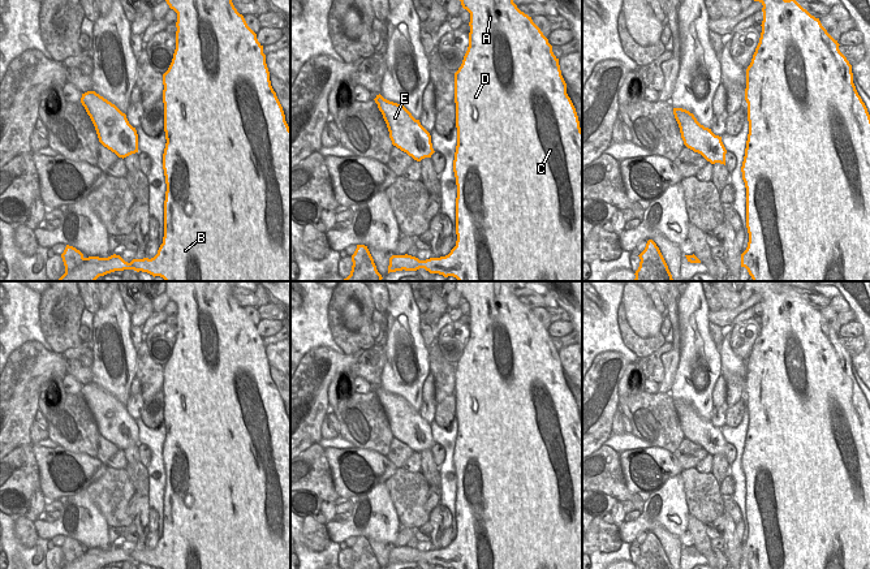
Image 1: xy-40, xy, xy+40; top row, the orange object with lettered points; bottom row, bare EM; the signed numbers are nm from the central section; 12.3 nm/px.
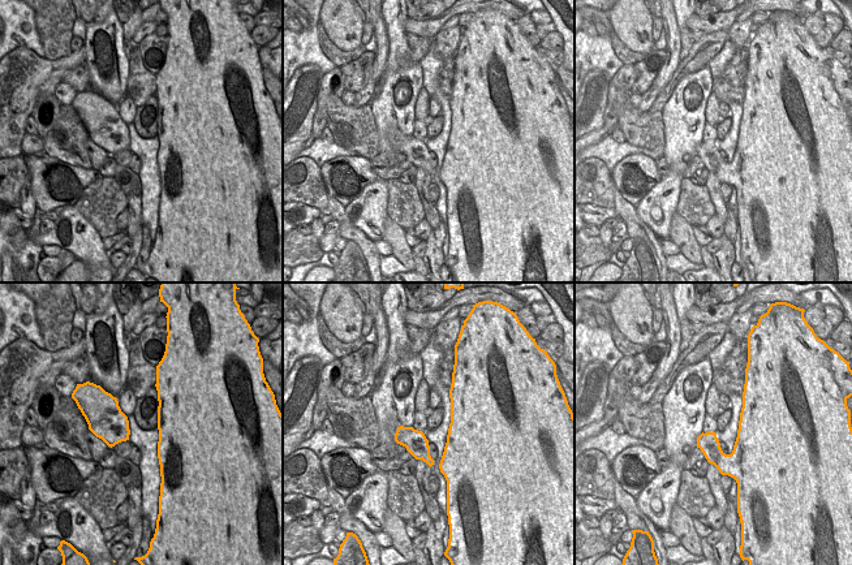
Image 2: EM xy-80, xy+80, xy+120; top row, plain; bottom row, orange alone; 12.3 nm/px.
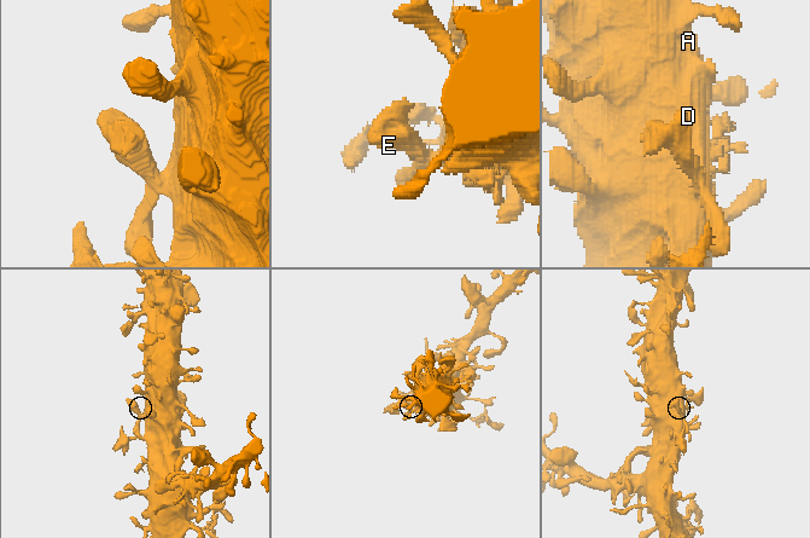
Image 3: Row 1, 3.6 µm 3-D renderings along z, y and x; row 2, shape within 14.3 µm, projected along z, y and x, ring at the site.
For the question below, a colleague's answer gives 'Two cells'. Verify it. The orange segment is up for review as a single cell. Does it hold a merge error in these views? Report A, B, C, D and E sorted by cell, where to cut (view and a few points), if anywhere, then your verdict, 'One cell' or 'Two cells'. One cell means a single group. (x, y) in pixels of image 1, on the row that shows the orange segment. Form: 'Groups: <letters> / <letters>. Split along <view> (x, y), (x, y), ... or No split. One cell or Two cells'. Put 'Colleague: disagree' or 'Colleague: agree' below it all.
Groups: A B C D E. No split. One cell
Colleague: disagree

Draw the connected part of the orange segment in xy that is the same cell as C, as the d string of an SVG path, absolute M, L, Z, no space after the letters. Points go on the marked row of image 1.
M460 0L470 13L469 47L462 64L455 73L455 103L457 146L453 172L457 185L456 198L456 246L445 257L419 260L412 255L392 255L388 273L396 271L417 271L425 268L430 273L444 277L453 276L458 281L582 281L582 130L576 108L567 94L567 83L561 76L559 59L552 46L531 17L521 12L513 0Z

